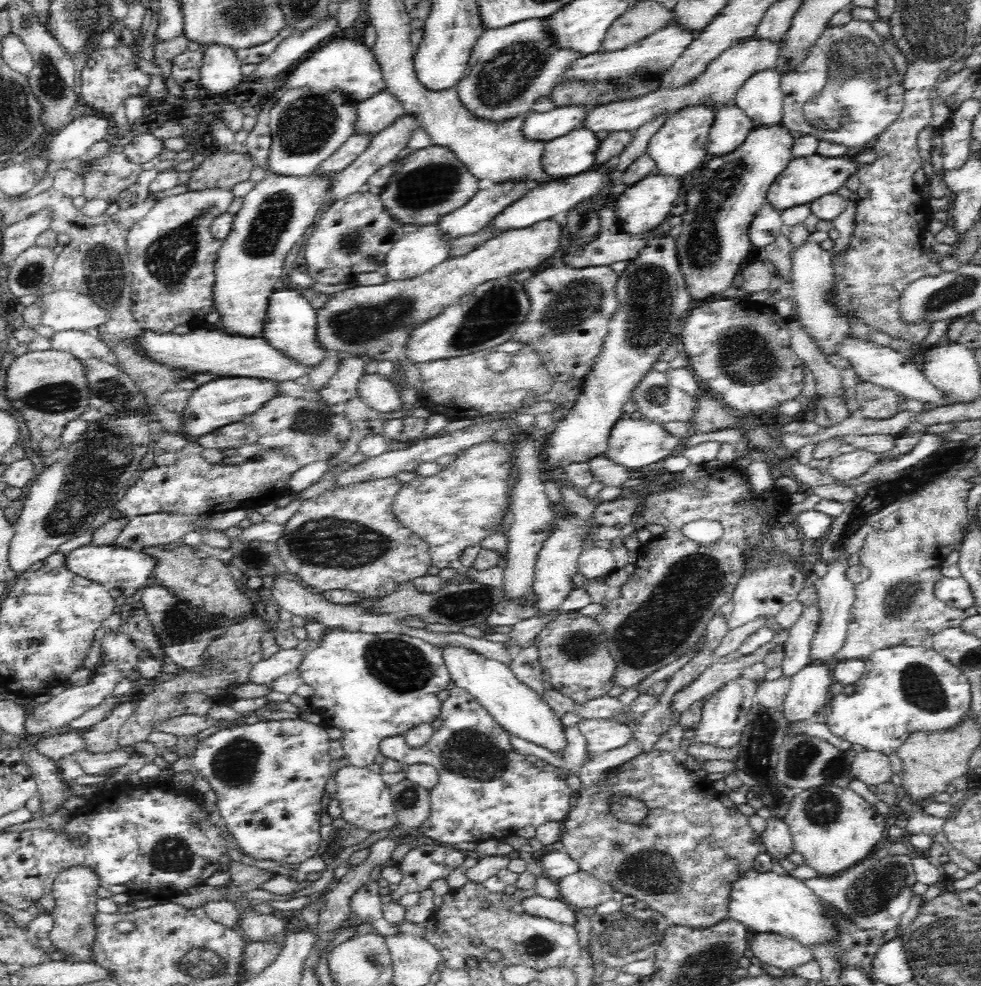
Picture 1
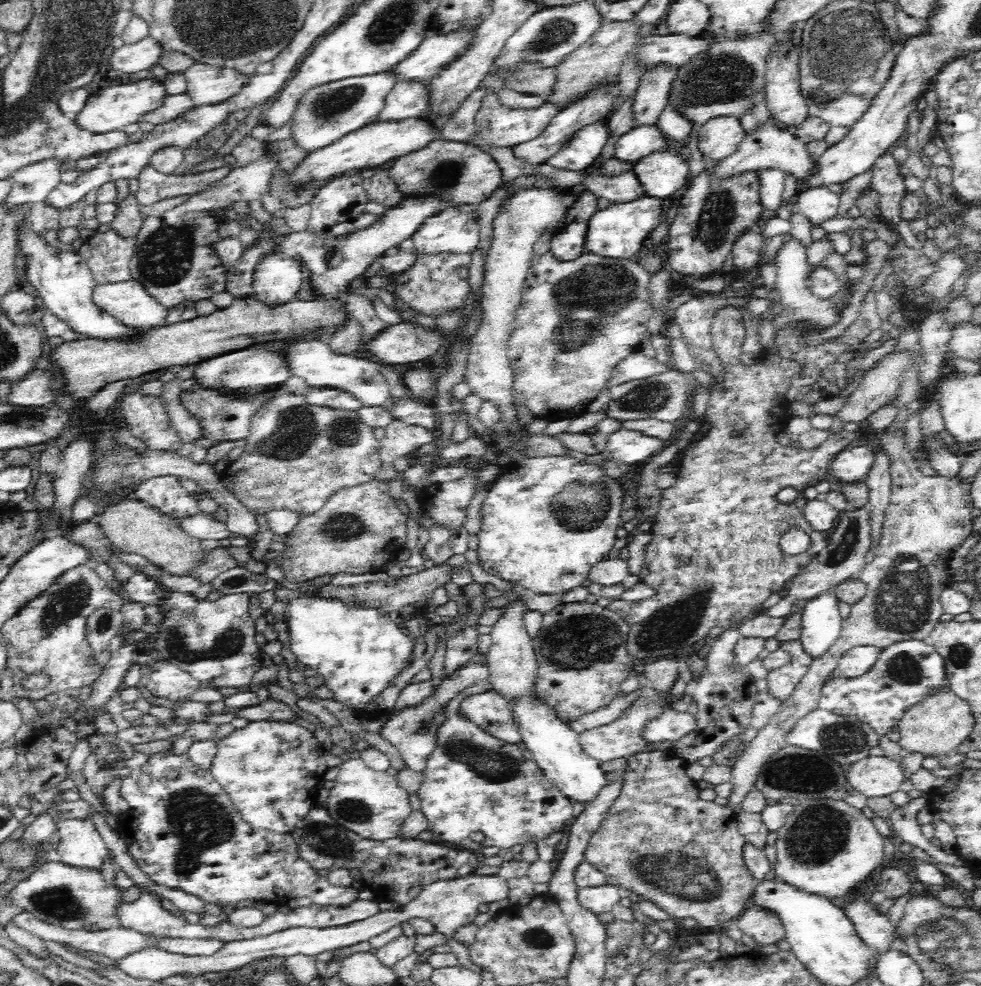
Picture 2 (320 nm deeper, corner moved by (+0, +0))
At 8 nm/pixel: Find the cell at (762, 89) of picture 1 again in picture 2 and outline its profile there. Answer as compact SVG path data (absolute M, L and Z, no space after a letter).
M770 114L763 123L759 124L759 127L746 133L734 154L724 160L712 162L712 168L708 168L708 171L714 173L716 177L725 177L745 170L775 168L792 174L800 181L813 171L815 160L816 156L810 155L806 144L800 142L790 130L780 128L778 119Z

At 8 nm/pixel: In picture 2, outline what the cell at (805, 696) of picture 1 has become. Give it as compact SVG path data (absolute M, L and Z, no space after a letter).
M831 591L806 601L802 613L802 630L799 641L802 643L804 652L812 660L824 656L840 636L842 616L838 611L838 601Z

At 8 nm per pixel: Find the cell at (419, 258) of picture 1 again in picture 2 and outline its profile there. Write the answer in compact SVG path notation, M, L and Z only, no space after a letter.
M446 207L420 223L409 245L418 256L471 254L479 243L479 224L470 214Z

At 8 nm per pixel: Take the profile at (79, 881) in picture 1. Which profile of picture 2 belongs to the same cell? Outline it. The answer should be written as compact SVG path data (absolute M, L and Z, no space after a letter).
M58 819L60 840L55 859L76 870L101 870L108 848L90 820Z

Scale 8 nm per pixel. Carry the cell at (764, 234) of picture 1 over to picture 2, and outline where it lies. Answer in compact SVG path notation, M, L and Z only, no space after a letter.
M769 168L760 170L761 205L764 214L775 216L782 206L782 192L784 192L784 180L786 173L780 169Z

